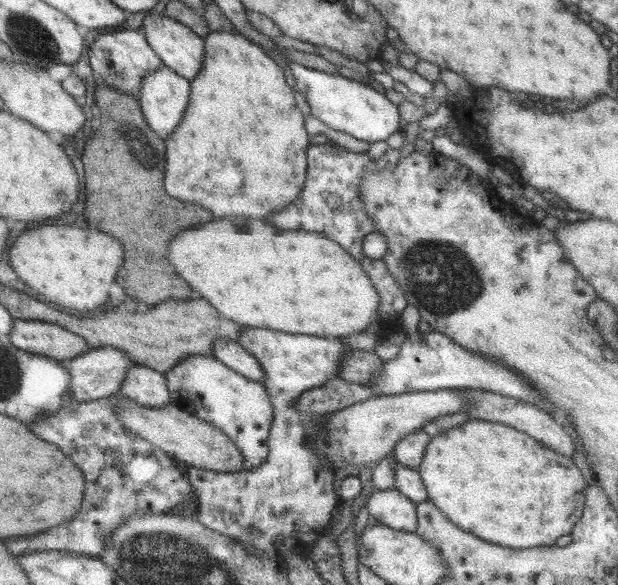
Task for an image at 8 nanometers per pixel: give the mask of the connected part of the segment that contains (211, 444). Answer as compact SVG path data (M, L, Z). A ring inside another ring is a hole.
M115 394L111 397L114 402L118 402L118 417L122 419L123 426L155 446L162 447L171 458L193 467L243 473L245 455L239 450L236 442L231 440L230 435L213 423L197 418L173 402L162 407L148 407L125 395L118 397Z

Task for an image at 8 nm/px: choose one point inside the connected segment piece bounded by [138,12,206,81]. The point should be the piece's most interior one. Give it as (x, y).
(181, 48)

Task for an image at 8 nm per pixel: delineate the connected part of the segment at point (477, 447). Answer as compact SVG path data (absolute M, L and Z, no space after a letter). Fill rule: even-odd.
M468 418L465 422L457 426L452 426L443 433L439 433L438 436L430 437L426 444L425 453L423 453L421 462L415 469L420 474L420 479L427 493L427 499L438 507L441 514L443 514L449 522L452 522L455 526L467 531L469 534L474 534L477 538L485 542L491 542L491 544L497 546L514 549L551 546L555 545L555 540L557 540L559 536L570 534L573 525L581 518L586 483L583 481L581 472L577 469L571 457L555 453L553 450L542 446L539 441L527 436L525 433L519 432L517 429L511 428L509 425Z

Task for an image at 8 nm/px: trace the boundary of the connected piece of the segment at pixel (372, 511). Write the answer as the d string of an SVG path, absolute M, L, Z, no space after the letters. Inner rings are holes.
M394 488L374 489L367 498L367 509L370 518L393 530L414 532L417 529L416 503Z

